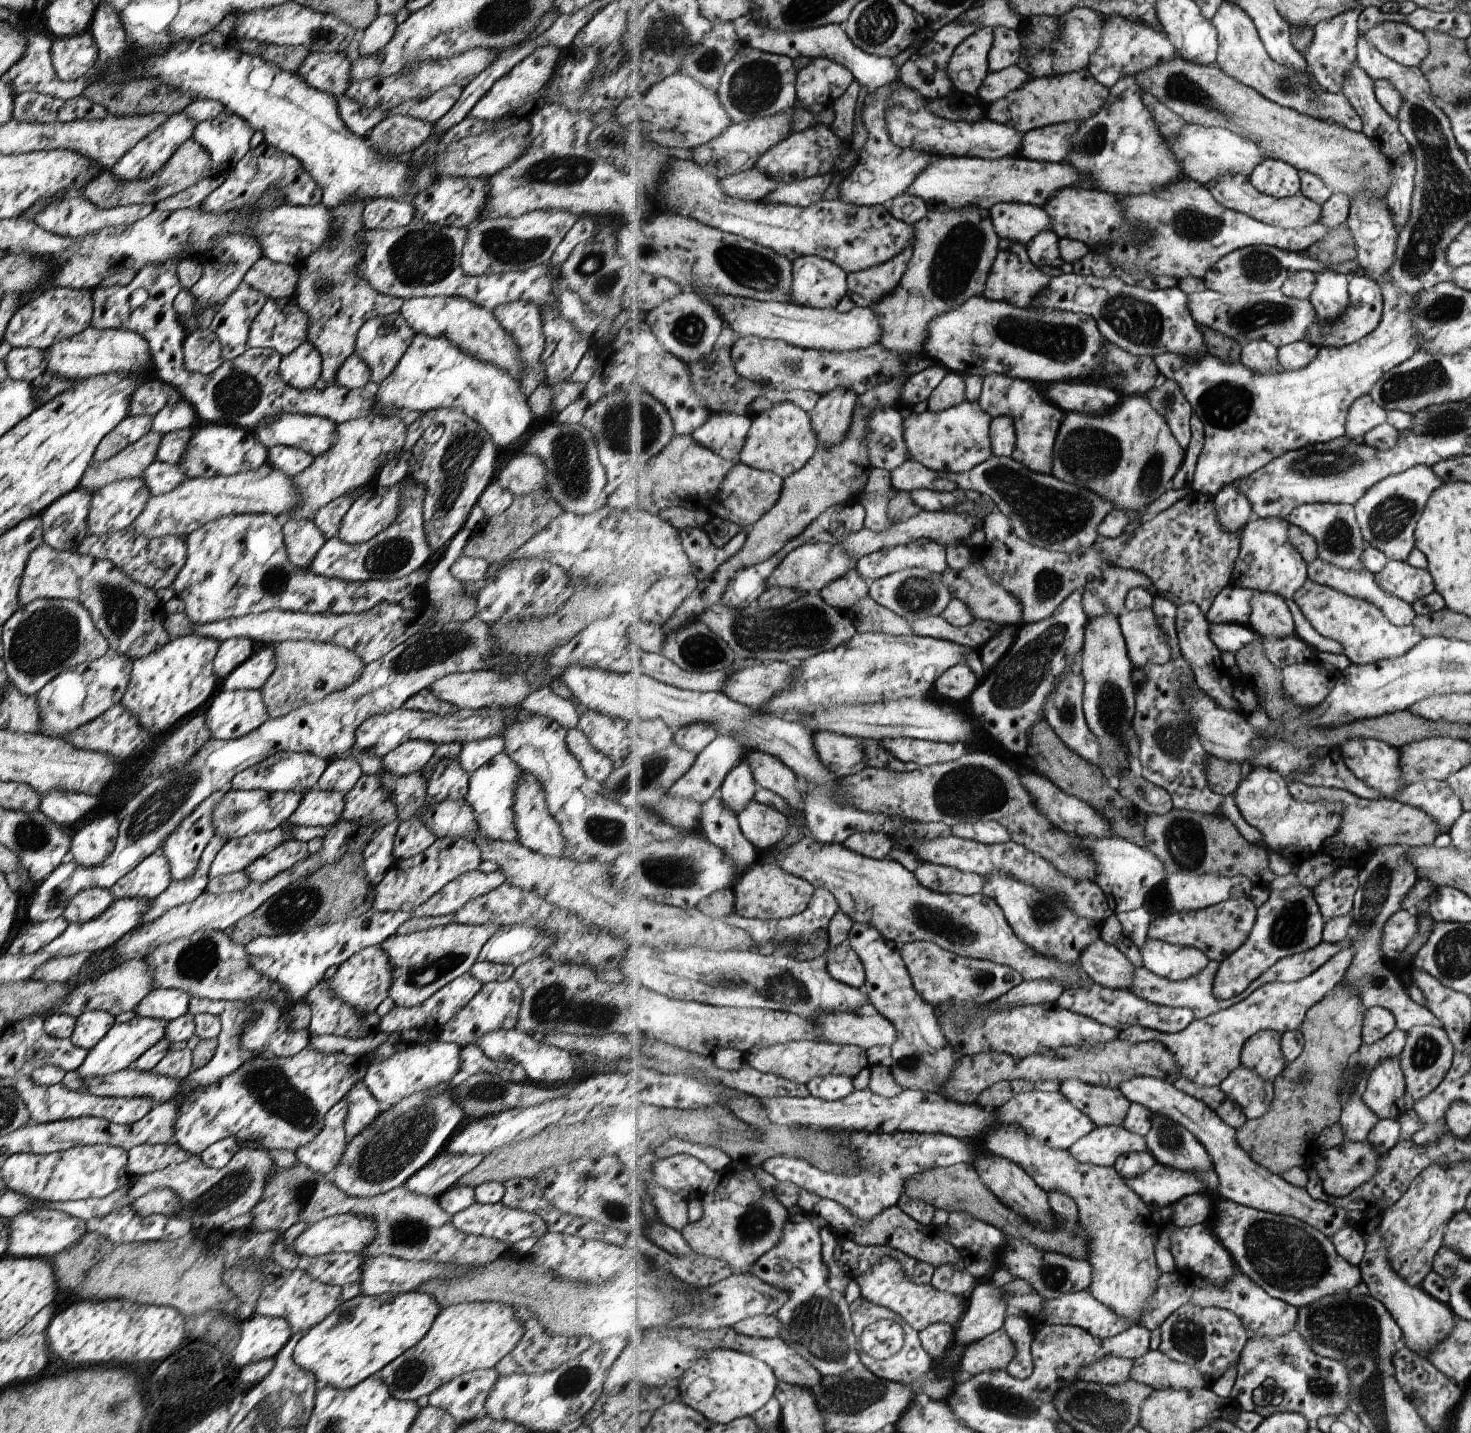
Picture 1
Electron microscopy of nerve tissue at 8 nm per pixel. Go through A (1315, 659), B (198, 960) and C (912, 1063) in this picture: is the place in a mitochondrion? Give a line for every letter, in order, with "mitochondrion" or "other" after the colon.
A: other
B: mitochondrion
C: mitochondrion

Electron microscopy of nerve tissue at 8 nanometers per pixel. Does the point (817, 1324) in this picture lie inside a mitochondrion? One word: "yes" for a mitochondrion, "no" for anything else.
yes

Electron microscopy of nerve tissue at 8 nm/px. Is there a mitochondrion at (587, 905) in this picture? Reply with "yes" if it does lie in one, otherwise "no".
no

